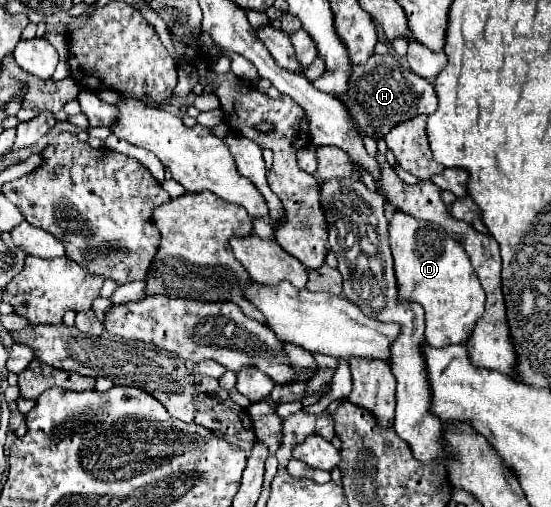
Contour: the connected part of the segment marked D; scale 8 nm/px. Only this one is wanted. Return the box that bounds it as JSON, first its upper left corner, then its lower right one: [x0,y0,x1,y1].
[389,210,485,346]

